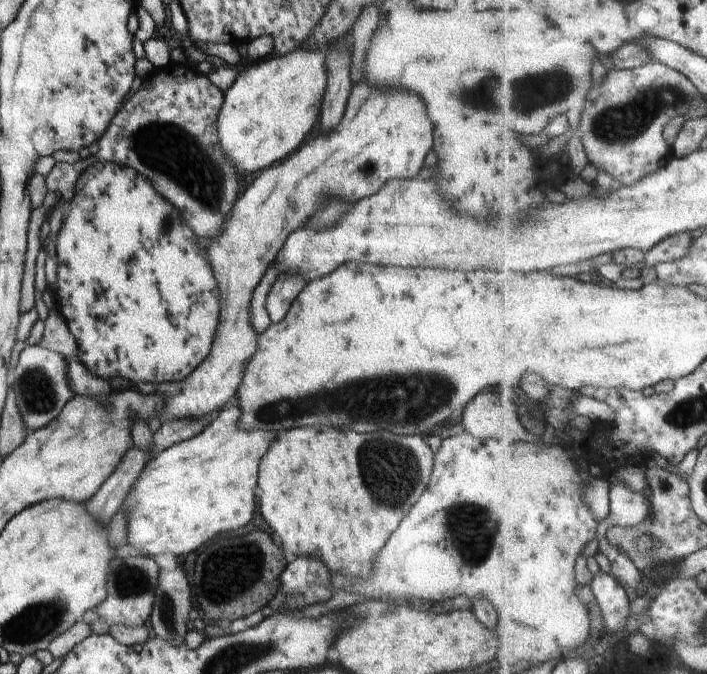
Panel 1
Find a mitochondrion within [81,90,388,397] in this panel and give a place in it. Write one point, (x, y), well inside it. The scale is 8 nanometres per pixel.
(203, 181)

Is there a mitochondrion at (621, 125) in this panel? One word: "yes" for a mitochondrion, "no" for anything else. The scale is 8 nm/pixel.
yes

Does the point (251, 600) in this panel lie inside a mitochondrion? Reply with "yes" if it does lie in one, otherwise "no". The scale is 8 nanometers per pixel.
no

